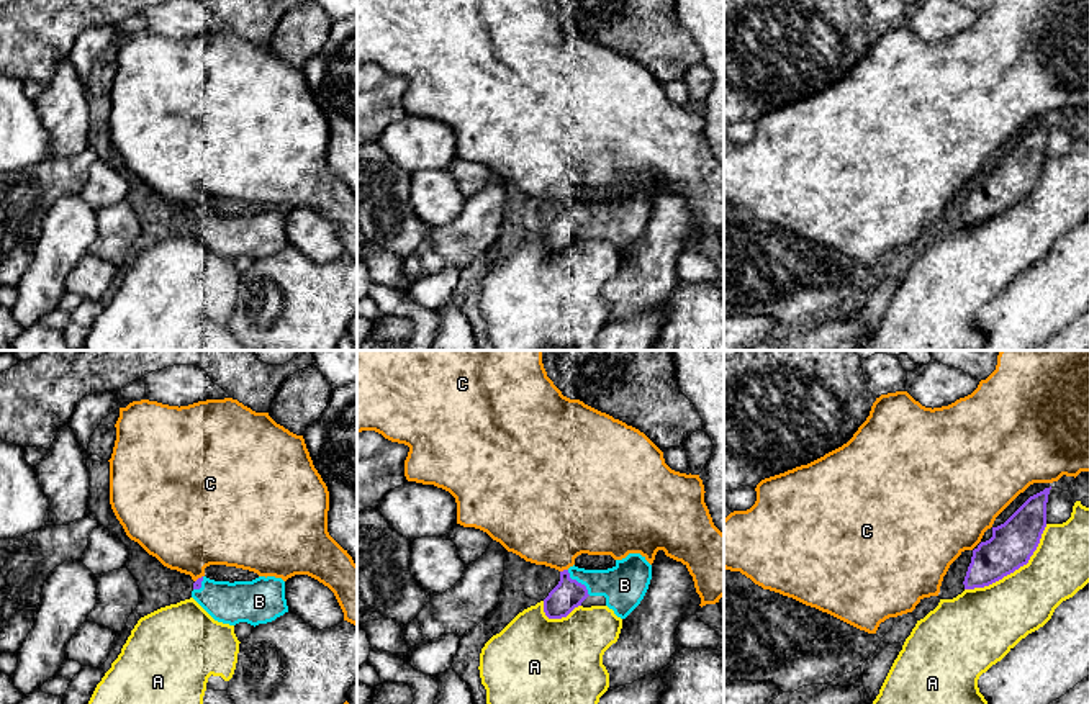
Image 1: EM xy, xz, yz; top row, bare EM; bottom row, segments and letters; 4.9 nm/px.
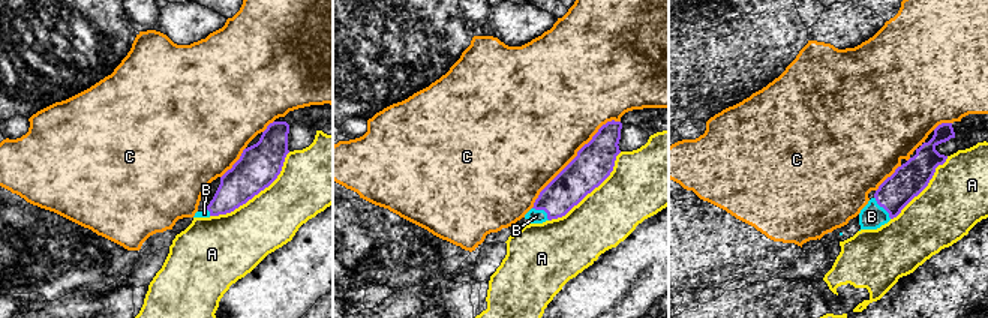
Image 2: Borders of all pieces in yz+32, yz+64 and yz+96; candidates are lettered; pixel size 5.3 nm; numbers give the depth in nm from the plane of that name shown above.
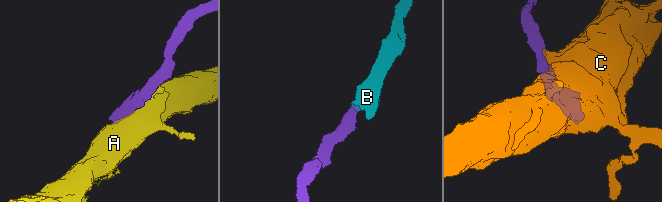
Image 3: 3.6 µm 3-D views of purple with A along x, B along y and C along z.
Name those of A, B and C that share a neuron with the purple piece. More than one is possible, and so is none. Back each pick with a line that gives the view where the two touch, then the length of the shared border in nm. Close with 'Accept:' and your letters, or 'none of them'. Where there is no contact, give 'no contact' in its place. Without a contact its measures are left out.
B: xz | 170 nm
Accept: B

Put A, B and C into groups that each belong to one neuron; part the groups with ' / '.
A / B / C

